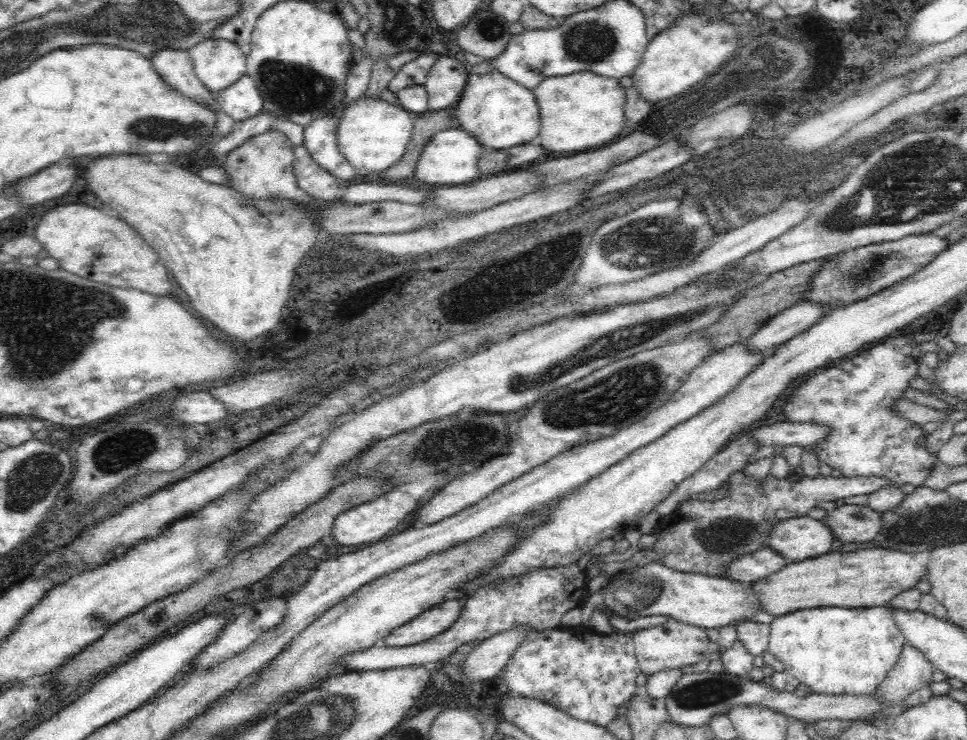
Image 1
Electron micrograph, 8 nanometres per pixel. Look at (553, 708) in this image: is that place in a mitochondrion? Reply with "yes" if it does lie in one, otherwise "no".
no

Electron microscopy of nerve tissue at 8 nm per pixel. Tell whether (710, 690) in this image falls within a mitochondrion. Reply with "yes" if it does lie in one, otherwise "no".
yes

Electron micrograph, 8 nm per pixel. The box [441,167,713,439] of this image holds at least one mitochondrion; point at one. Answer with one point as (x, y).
(626, 392)

